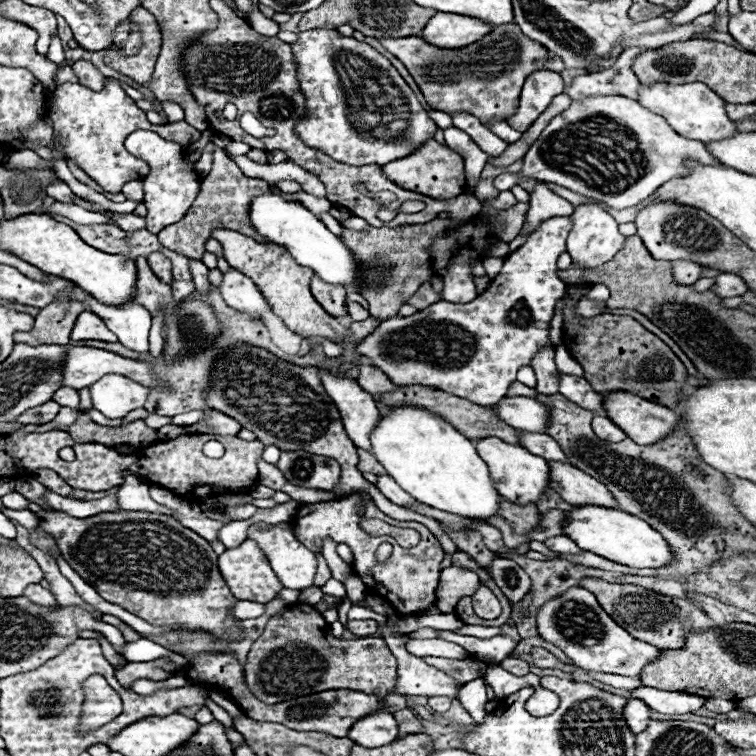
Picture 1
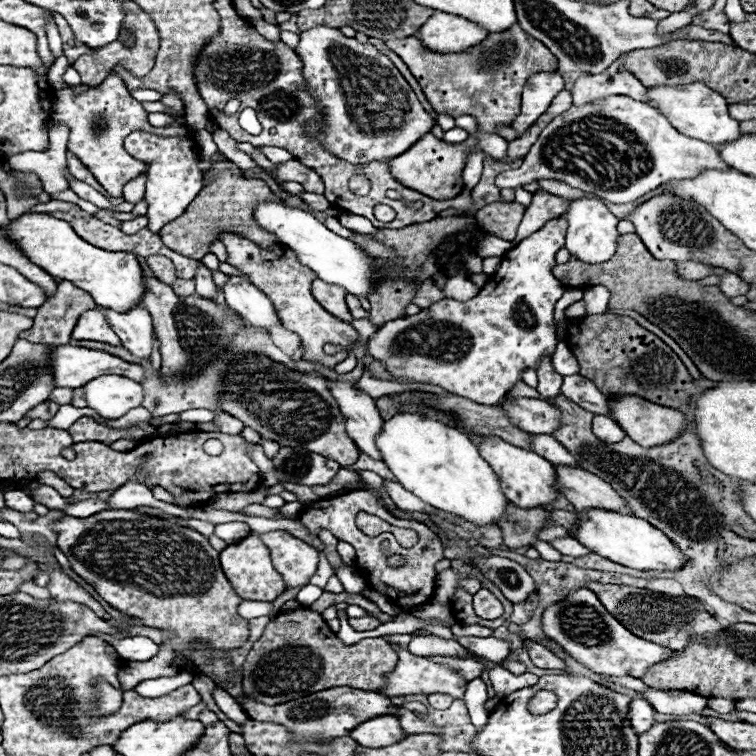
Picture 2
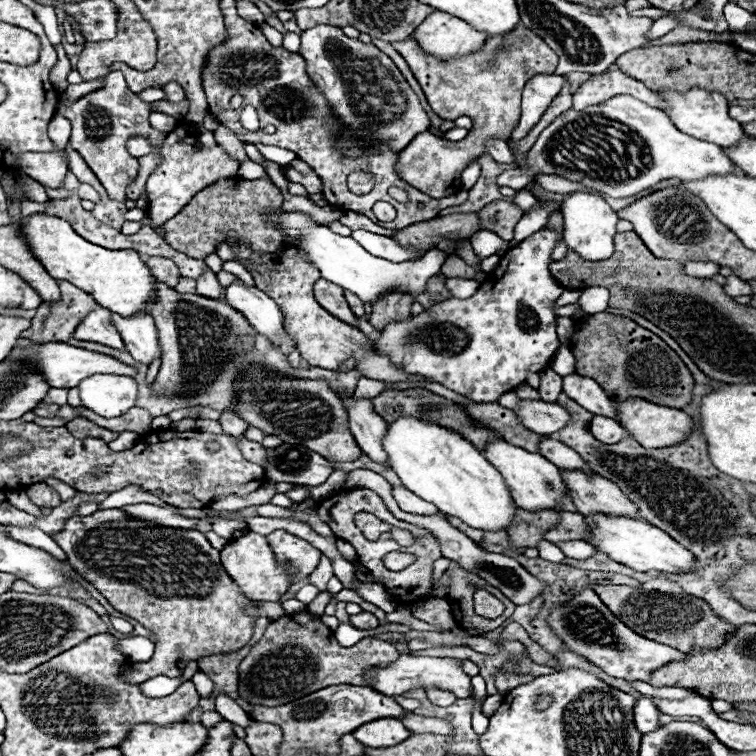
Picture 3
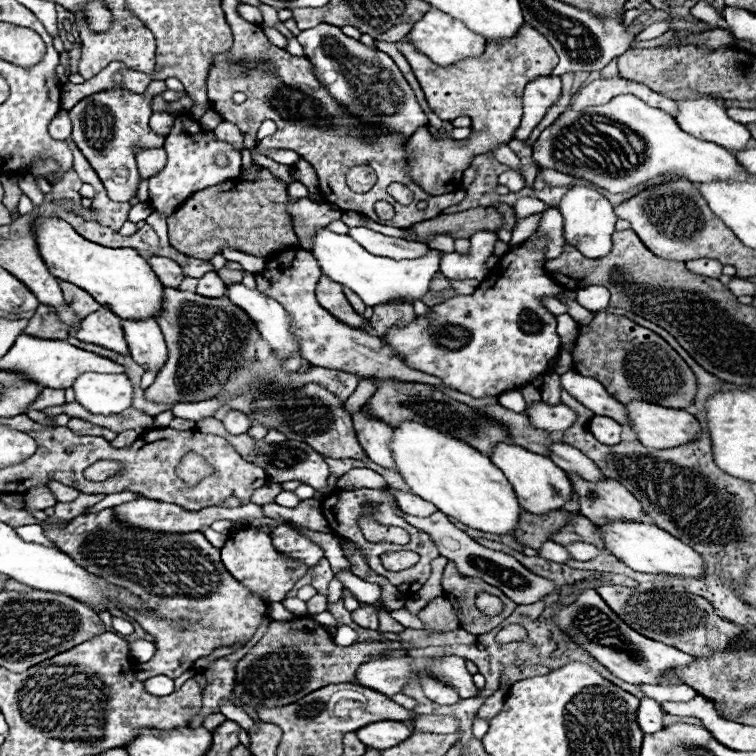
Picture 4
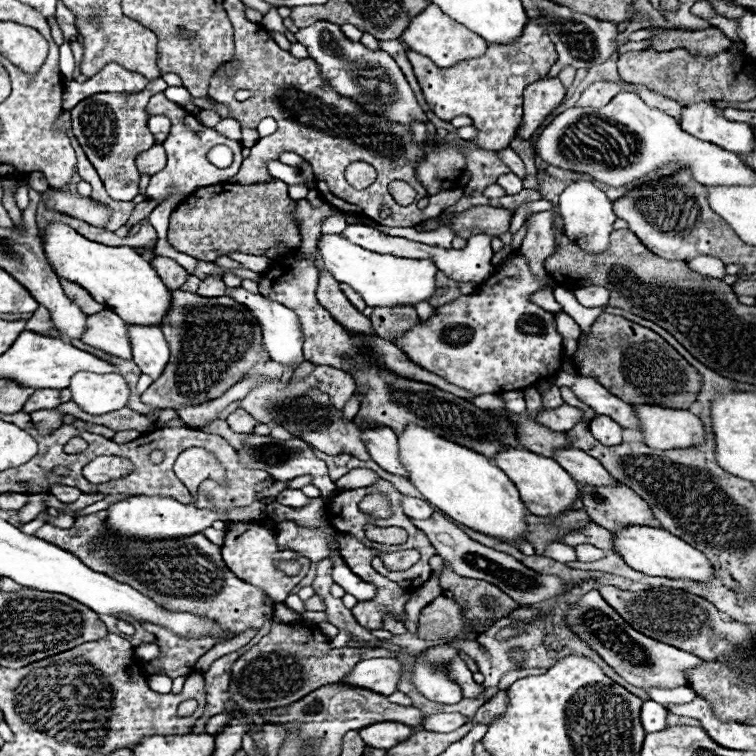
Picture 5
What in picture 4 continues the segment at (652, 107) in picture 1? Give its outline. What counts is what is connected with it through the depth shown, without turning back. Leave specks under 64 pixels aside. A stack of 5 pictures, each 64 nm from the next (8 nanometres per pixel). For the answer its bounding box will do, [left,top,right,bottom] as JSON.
[674,94,750,150]

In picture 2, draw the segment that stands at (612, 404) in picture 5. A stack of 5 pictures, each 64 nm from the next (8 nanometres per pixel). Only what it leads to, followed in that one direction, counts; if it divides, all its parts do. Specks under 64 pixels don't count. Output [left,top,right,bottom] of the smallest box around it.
[562,376,608,414]

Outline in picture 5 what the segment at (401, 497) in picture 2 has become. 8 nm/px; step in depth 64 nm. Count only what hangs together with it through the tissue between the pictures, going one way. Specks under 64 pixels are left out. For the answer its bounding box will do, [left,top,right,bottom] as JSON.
[402,496,434,520]

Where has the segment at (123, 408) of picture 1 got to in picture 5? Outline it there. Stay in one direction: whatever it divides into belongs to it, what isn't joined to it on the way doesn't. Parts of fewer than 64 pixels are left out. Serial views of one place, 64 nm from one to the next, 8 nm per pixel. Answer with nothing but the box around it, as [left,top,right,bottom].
[70,372,130,414]

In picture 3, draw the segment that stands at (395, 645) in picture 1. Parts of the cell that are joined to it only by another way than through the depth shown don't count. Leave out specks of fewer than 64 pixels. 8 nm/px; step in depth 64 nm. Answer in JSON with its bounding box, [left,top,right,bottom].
[366,654,468,698]

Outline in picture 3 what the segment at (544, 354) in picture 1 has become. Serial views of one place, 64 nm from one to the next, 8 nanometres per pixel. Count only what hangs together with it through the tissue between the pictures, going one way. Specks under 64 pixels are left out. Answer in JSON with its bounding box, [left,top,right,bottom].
[540,366,562,402]

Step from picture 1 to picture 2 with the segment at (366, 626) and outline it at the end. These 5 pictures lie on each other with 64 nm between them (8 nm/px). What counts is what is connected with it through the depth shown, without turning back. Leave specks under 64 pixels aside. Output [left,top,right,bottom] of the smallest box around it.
[348,616,378,632]

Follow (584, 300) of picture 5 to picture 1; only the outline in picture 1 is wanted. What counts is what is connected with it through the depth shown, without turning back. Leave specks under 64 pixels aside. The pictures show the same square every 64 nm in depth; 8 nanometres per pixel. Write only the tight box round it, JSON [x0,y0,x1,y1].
[588,284,610,304]

